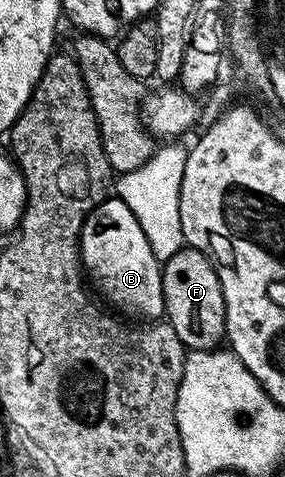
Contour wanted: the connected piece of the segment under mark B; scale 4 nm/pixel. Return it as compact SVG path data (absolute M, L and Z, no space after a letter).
M106 198L85 219L81 229L81 264L84 273L91 282L93 277L102 296L110 302L108 305L118 306L122 315L138 314L141 320L165 318L162 263L157 261L155 252L151 252L151 244L147 244L147 236L143 236L139 220L135 220L131 208L127 208L120 198Z

